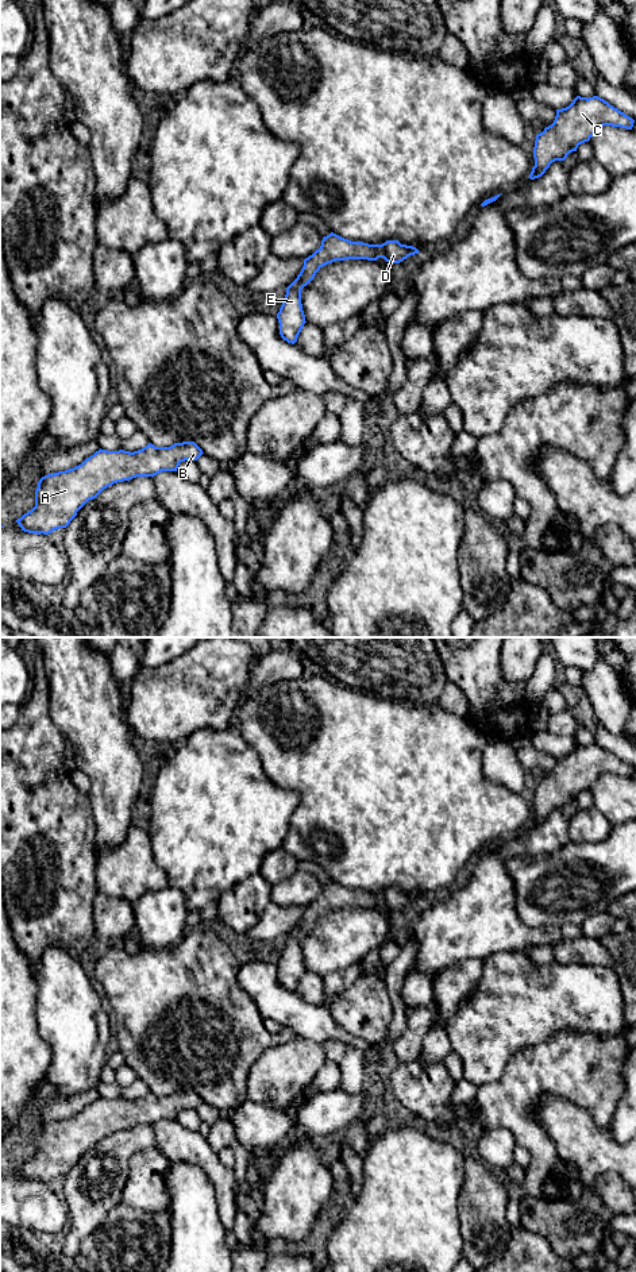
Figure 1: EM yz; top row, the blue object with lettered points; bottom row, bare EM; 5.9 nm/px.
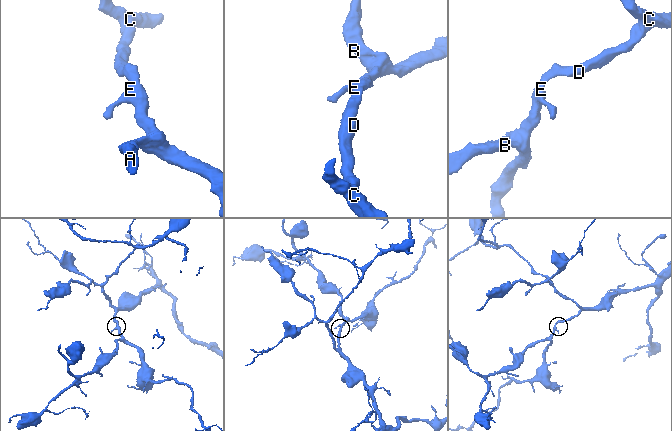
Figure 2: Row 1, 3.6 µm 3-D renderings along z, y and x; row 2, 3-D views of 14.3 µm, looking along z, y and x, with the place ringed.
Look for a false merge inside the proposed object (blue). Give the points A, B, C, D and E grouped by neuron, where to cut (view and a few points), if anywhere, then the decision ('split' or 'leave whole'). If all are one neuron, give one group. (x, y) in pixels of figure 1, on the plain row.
A B C D E | no cut | leave whole

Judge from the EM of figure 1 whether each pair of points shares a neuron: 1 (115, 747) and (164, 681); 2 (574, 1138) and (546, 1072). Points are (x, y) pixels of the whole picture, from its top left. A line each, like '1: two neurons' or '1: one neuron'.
1: two neurons
2: two neurons

